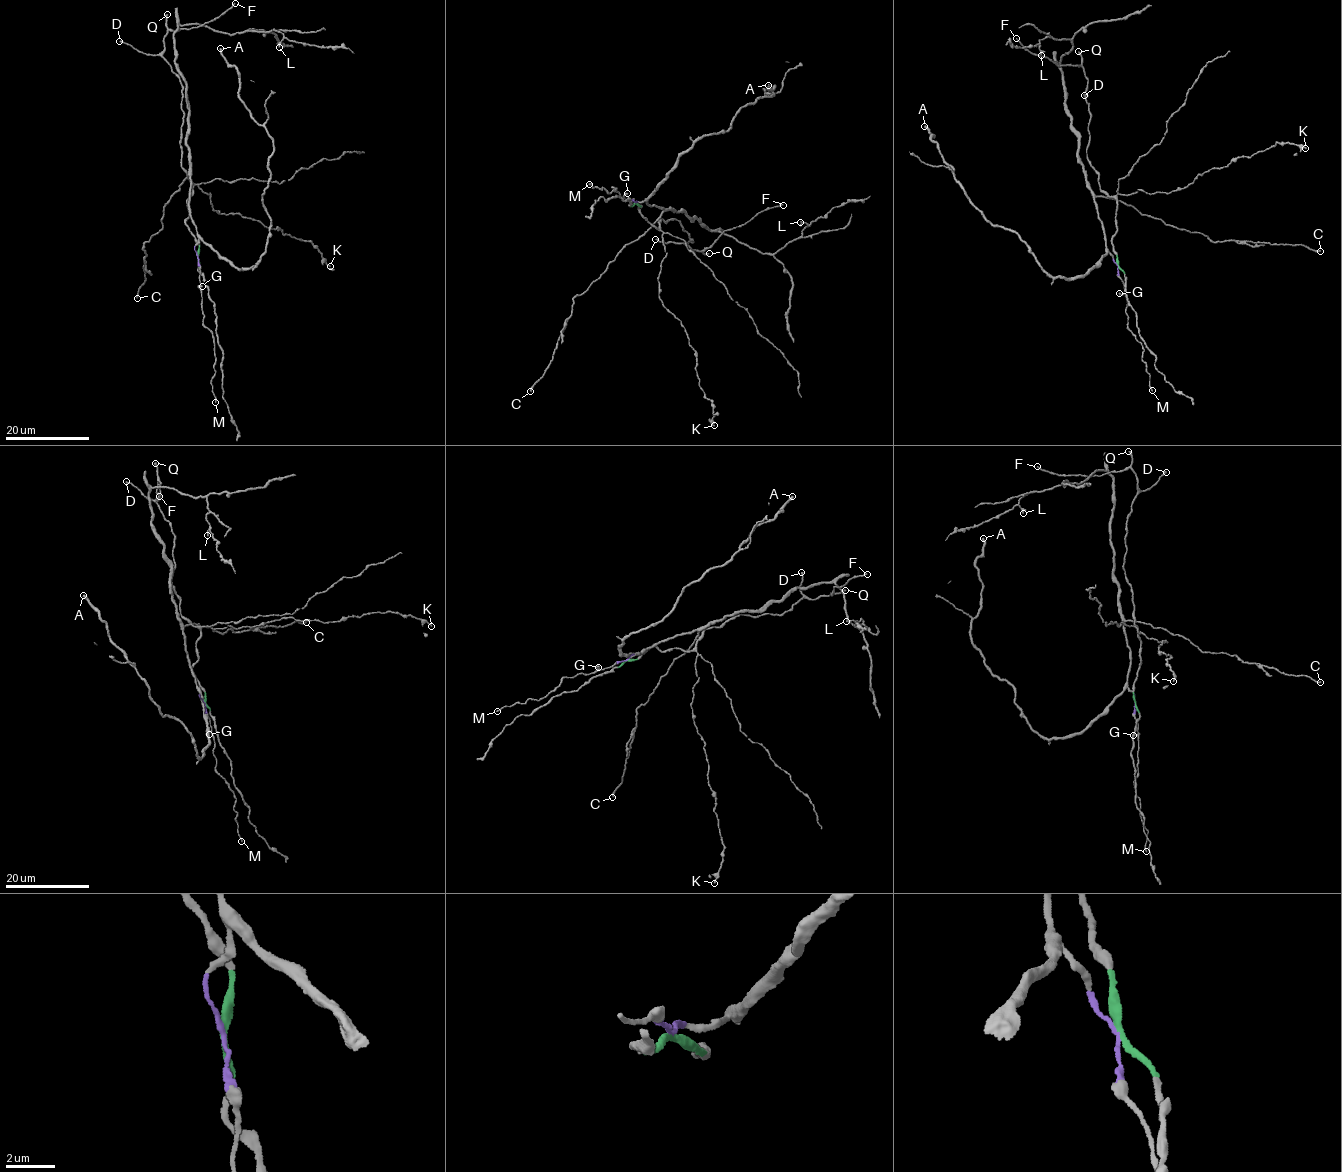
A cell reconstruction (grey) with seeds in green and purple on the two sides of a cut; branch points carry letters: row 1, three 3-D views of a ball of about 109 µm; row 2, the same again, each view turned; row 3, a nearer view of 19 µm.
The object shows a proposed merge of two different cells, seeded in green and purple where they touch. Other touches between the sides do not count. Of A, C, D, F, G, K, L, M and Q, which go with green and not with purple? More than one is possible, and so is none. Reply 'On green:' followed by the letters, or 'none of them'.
On green: D, F, K, Q

